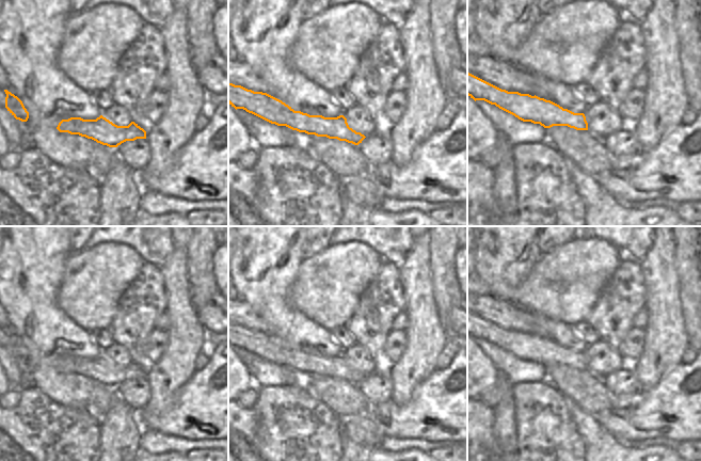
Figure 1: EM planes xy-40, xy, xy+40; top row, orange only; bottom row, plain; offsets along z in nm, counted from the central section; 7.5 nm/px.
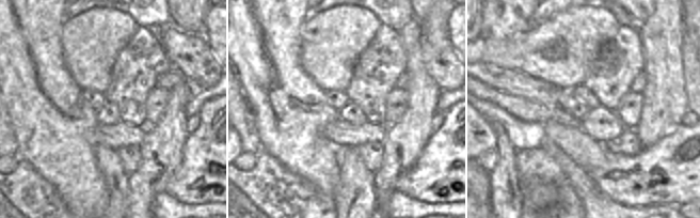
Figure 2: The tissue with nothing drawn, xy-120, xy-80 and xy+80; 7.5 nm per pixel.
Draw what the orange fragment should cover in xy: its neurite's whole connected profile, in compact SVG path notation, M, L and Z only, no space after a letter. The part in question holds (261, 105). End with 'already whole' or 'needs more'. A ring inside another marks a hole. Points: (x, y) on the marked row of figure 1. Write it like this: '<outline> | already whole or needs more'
M228 83L228 104L243 109L271 124L286 126L299 132L326 137L359 145L366 138L349 127L344 115L324 117L294 111L282 100L262 92L254 92L241 85Z | already whole

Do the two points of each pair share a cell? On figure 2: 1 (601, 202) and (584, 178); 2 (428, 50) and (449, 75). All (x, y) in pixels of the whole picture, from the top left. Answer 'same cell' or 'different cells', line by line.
1: same cell
2: same cell

